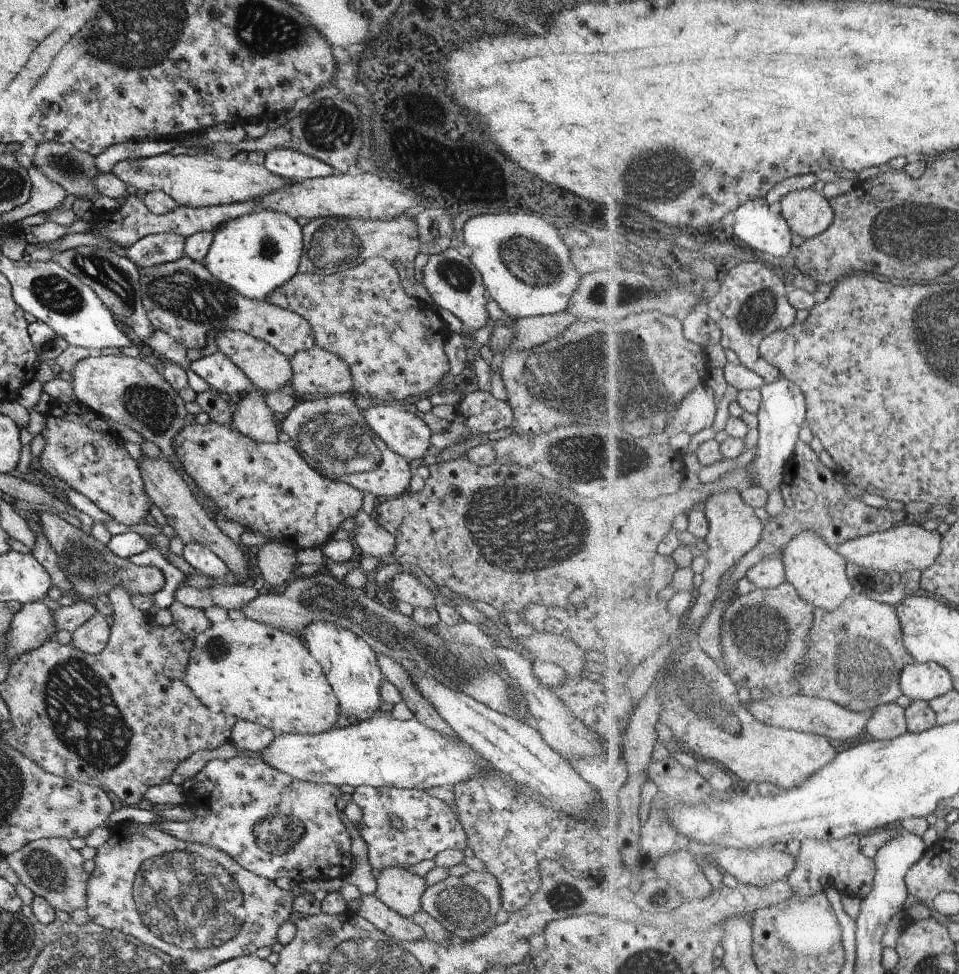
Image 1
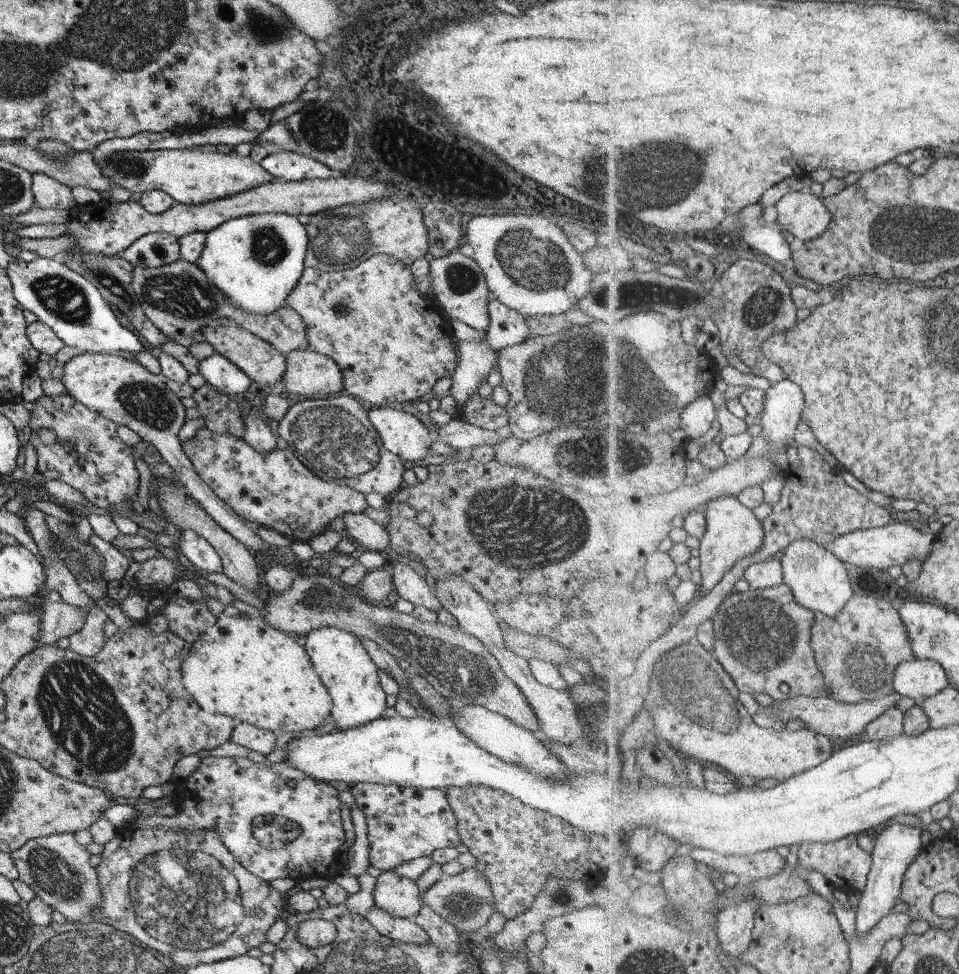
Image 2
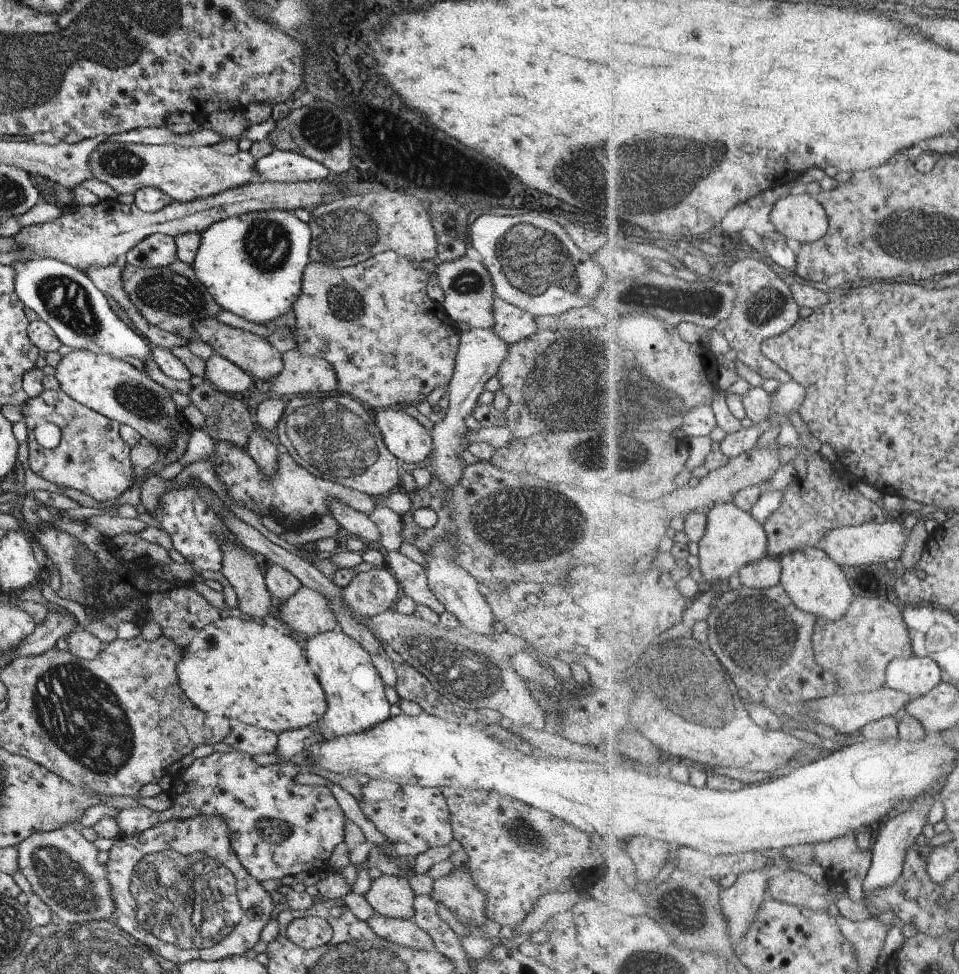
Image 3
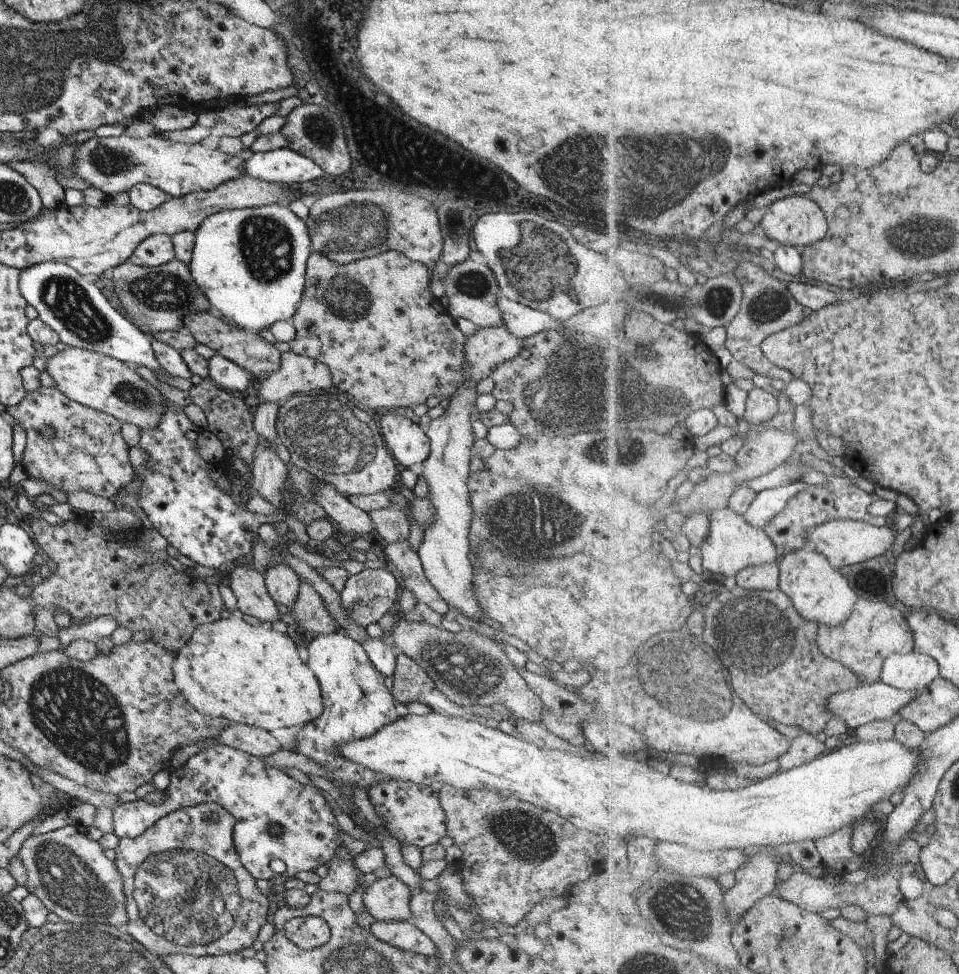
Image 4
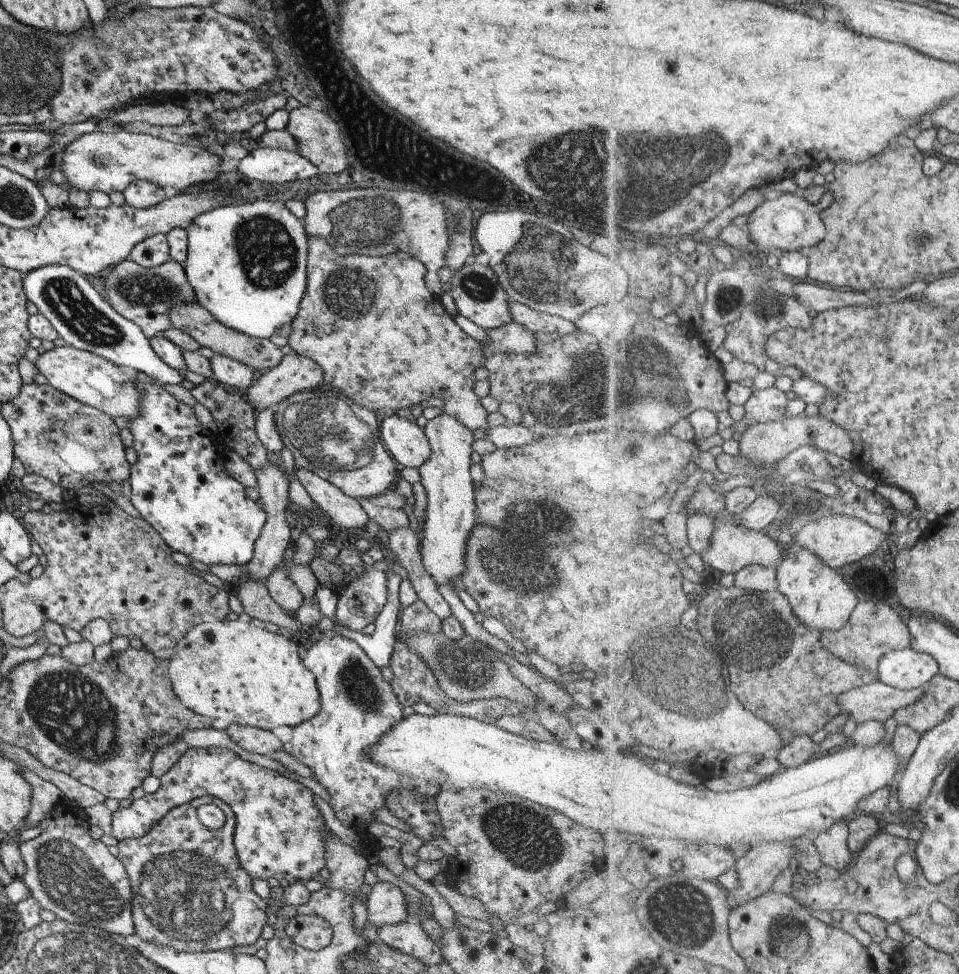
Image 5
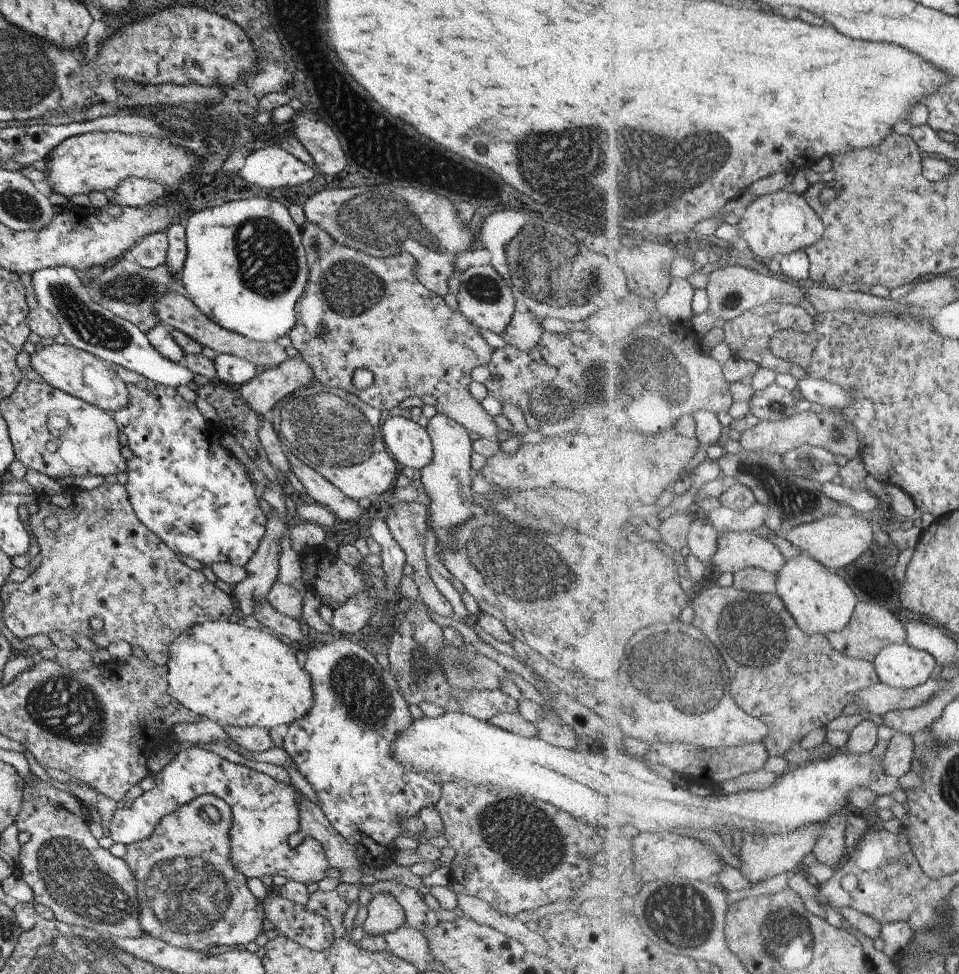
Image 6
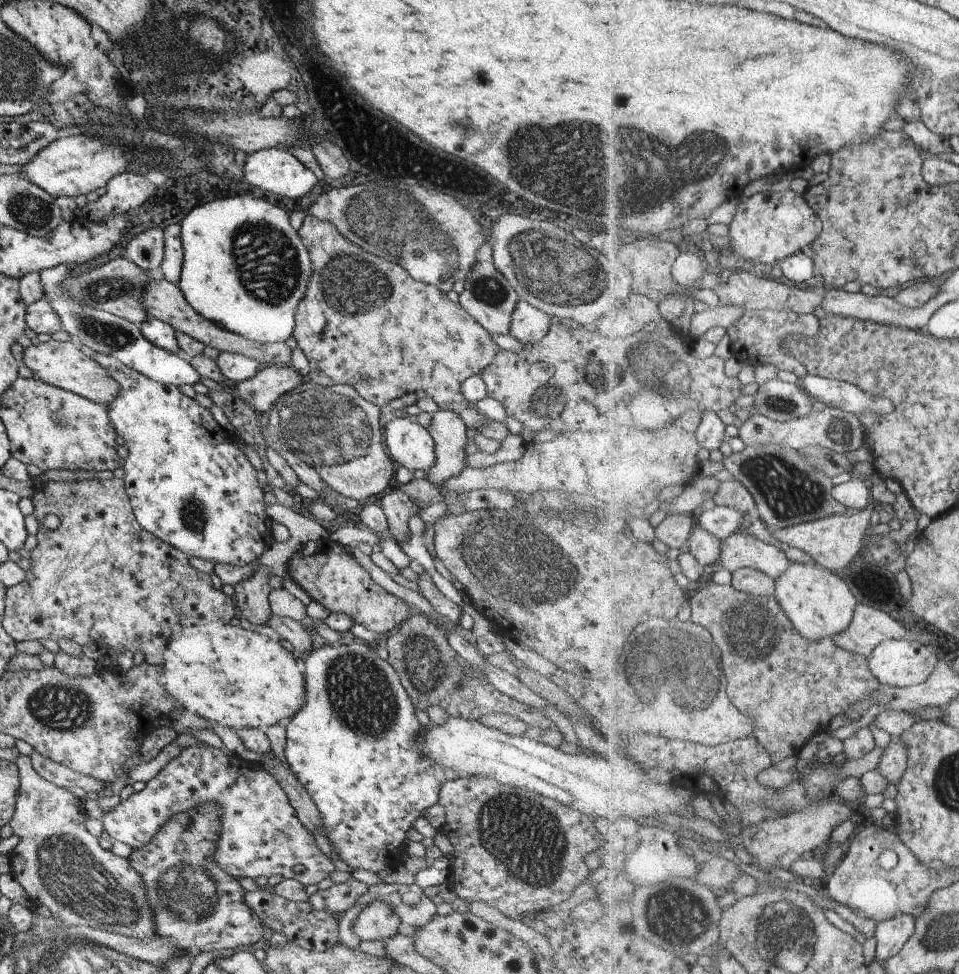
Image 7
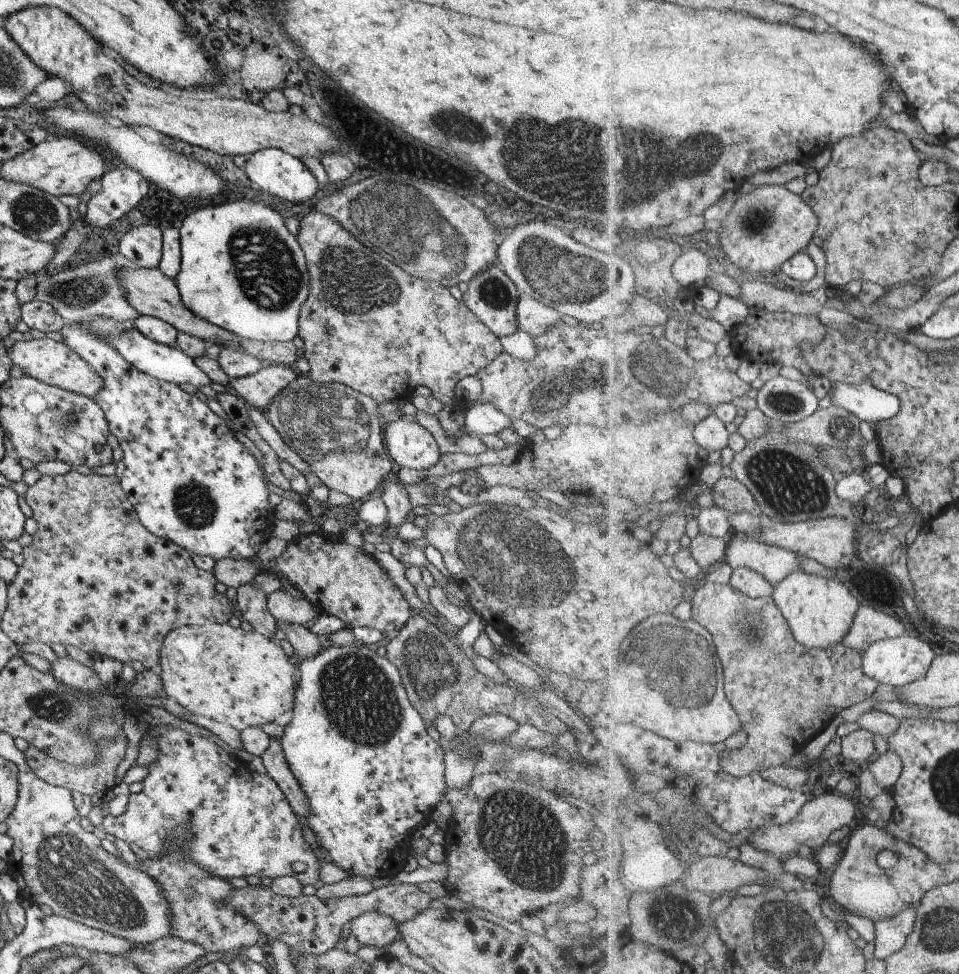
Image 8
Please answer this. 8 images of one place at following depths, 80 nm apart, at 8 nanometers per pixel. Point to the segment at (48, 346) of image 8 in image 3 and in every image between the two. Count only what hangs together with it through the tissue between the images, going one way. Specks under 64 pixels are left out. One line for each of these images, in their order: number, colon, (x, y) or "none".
3: (111, 387)
4: (90, 379)
5: (89, 379)
6: (64, 367)
7: (62, 364)

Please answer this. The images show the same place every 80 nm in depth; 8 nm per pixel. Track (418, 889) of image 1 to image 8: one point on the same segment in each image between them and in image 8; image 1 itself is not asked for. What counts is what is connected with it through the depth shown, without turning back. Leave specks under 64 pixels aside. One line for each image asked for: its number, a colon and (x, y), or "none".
2: (397, 896)
3: (390, 896)
4: (386, 899)
5: (385, 904)
6: (384, 915)
7: (377, 920)
8: (372, 928)

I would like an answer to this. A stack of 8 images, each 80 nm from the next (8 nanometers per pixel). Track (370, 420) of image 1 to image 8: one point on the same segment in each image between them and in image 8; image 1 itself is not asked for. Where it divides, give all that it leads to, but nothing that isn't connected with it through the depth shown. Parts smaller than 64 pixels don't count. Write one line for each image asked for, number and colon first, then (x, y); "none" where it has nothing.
2: (403, 435)
3: (404, 438)
4: (404, 439)
5: (405, 442)
6: (407, 443)
7: (408, 443)
8: (408, 444)

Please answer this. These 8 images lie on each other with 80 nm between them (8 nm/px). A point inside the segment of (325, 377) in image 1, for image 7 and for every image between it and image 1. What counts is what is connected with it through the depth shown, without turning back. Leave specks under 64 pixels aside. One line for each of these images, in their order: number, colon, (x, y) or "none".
2: (307, 373)
3: (300, 374)
4: (297, 374)
5: (294, 373)
6: (270, 385)
7: (259, 392)

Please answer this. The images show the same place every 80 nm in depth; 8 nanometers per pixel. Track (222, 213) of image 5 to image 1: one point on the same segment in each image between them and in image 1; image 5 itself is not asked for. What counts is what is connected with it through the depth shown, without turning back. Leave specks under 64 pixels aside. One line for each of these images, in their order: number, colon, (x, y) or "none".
1: (253, 254)
2: (255, 260)
3: (251, 265)
4: (249, 264)

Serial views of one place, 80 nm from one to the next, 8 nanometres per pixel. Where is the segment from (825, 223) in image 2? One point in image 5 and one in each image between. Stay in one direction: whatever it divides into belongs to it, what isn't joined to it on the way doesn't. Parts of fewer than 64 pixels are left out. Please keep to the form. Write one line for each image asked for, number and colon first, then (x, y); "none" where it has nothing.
3: (802, 217)
4: (796, 220)
5: (785, 222)

